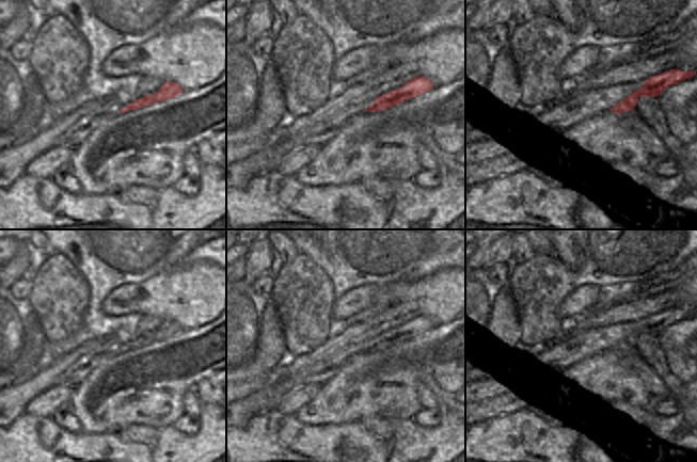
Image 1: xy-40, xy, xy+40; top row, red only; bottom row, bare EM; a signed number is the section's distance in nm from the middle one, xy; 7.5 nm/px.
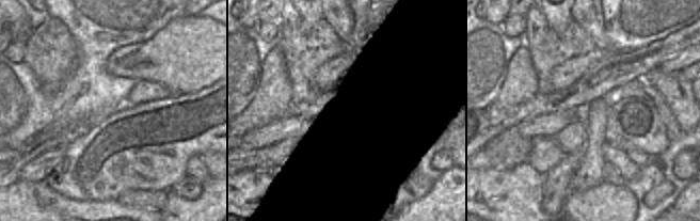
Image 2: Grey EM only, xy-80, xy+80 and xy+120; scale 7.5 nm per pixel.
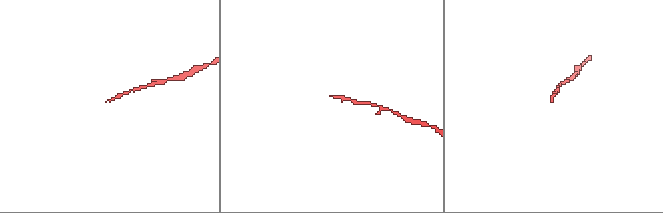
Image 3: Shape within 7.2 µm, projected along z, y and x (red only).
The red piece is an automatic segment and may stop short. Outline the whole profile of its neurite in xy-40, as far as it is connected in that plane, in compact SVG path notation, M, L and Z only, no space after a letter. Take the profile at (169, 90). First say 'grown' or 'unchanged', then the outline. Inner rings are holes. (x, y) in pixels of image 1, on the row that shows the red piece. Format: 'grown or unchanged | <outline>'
grown | M162 82L160 90L138 98L134 92L123 101L118 95L93 99L66 116L61 116L47 125L31 140L18 146L10 146L0 150L0 189L7 187L26 174L26 166L36 157L57 146L64 146L65 141L79 130L83 130L95 118L110 114L116 116L131 110L138 110L159 101L165 101L180 95L184 90L174 82Z

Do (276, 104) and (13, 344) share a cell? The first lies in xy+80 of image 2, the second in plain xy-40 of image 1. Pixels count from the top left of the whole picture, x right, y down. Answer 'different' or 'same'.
different

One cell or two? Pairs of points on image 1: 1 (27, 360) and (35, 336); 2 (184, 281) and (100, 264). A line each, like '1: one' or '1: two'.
1: one
2: two

